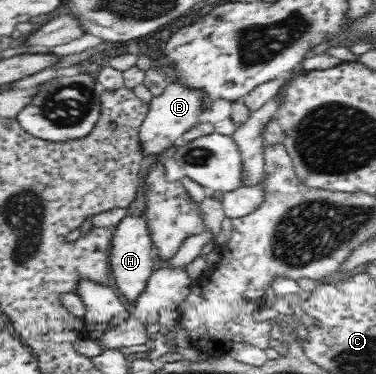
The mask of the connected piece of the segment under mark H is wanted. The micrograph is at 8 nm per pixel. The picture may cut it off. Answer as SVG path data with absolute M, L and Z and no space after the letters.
M141 214L139 217L126 215L126 217L121 220L120 224L113 231L111 244L112 247L109 252L109 272L111 284L116 284L116 290L118 290L119 293L122 294L122 296L124 296L128 302L130 302L130 304L134 304L134 302L138 300L139 294L144 288L146 288L148 279L154 270L154 260L152 259L152 252L150 251L153 242L150 232L147 229L147 222L144 219L144 214Z

